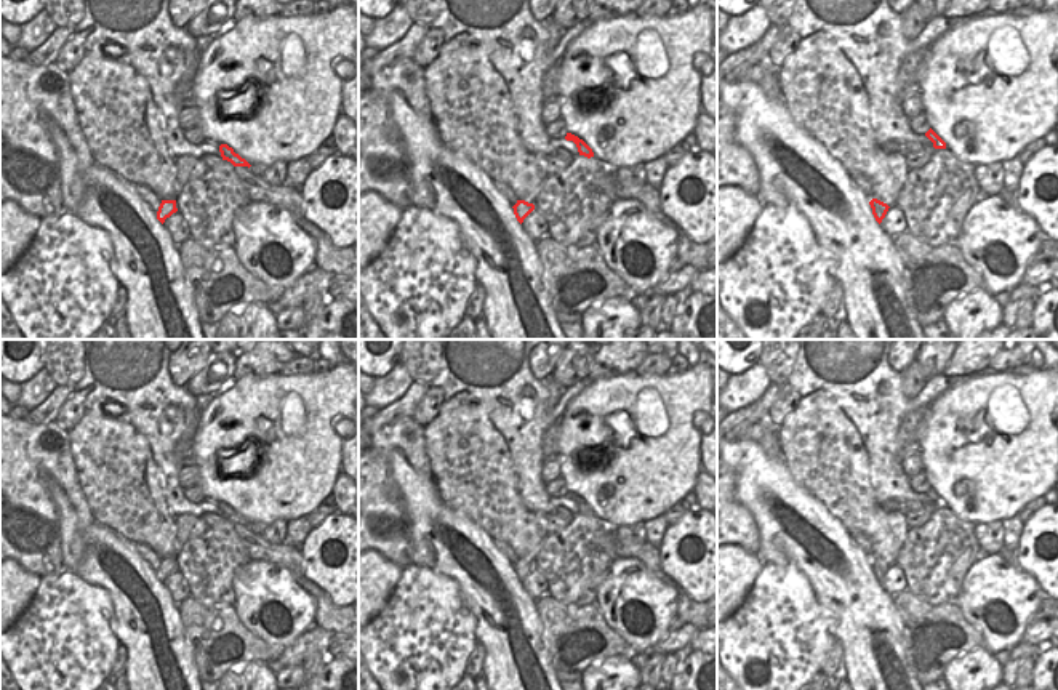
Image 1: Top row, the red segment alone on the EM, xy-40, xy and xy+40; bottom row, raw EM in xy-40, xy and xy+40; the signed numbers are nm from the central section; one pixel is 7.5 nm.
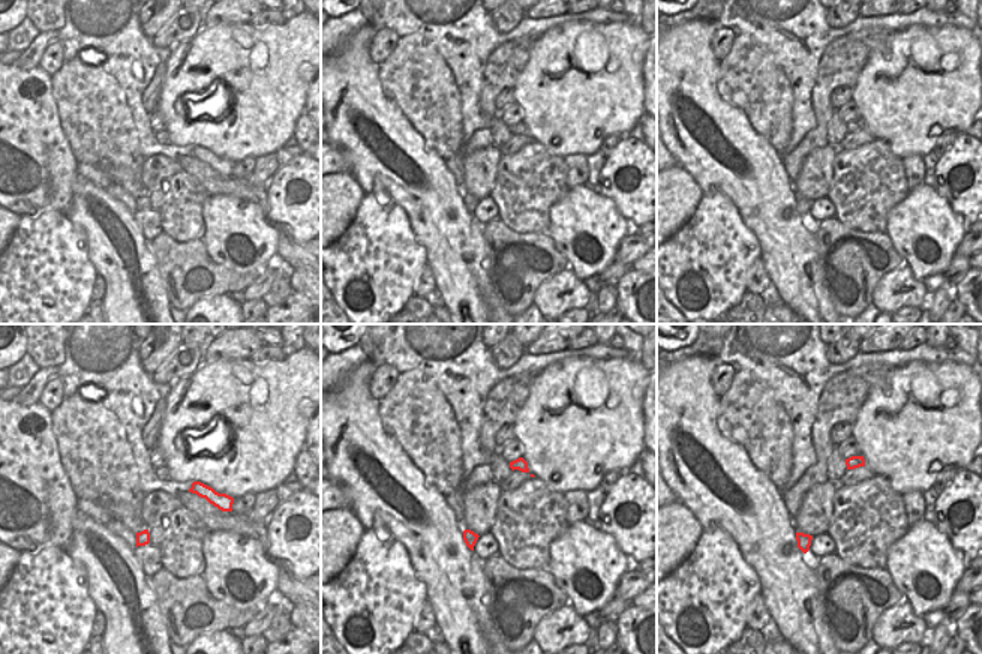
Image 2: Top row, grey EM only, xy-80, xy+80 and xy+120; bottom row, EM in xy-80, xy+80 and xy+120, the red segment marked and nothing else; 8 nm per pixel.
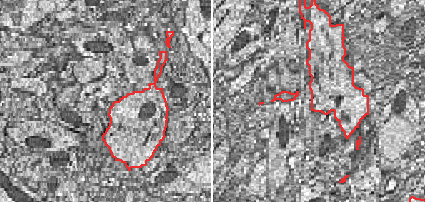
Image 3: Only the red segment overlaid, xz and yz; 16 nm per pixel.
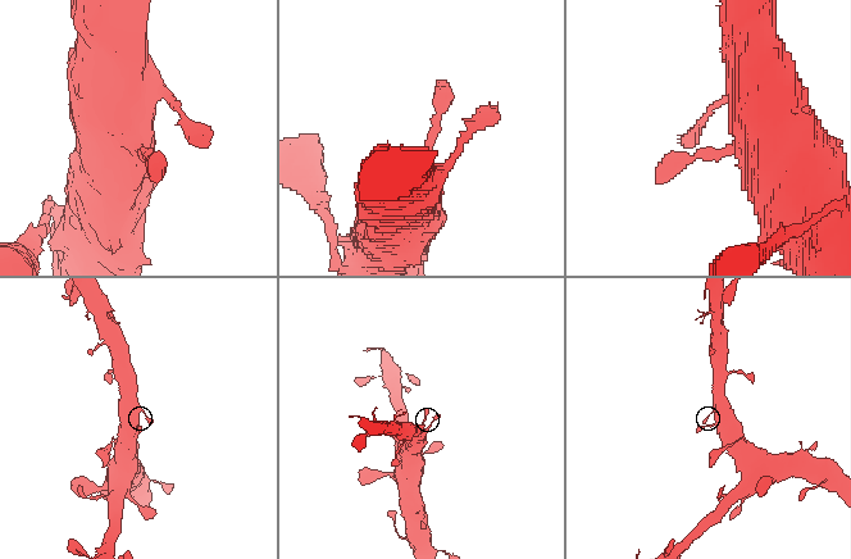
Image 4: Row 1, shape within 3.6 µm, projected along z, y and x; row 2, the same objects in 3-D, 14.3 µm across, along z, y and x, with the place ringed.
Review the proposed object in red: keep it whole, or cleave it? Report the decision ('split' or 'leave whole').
leave whole

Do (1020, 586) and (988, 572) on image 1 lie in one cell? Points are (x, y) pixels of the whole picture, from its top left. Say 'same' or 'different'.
same

